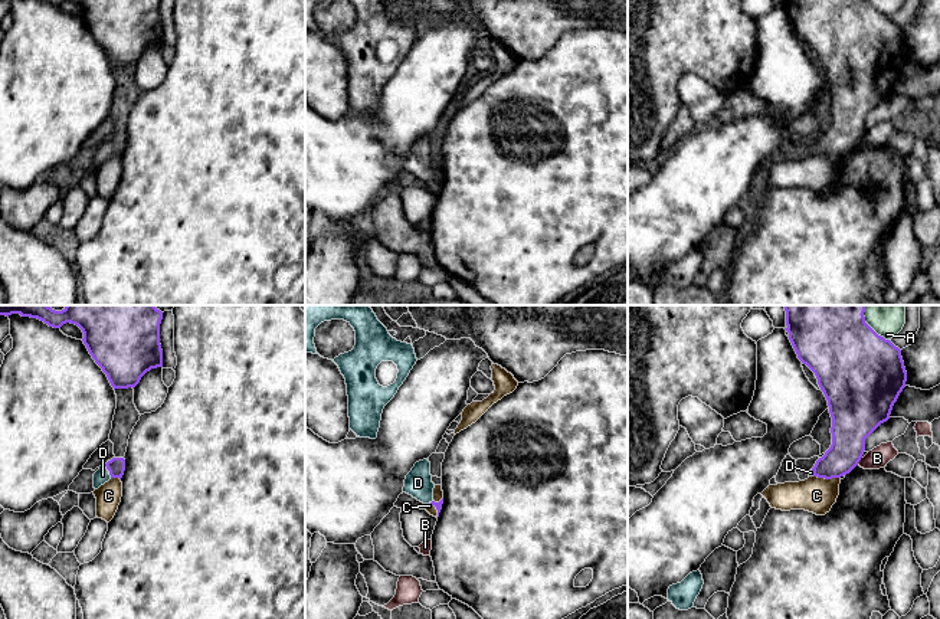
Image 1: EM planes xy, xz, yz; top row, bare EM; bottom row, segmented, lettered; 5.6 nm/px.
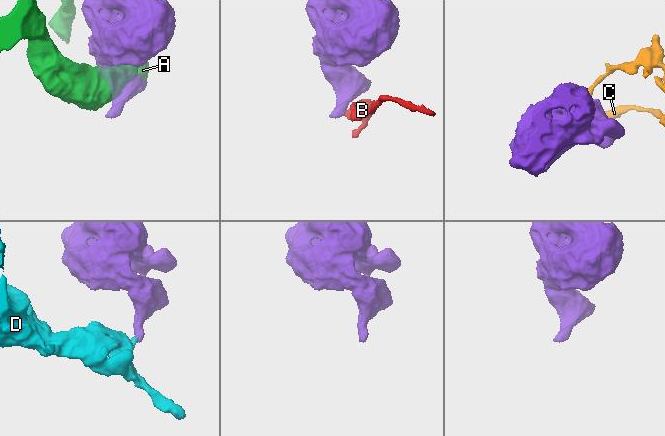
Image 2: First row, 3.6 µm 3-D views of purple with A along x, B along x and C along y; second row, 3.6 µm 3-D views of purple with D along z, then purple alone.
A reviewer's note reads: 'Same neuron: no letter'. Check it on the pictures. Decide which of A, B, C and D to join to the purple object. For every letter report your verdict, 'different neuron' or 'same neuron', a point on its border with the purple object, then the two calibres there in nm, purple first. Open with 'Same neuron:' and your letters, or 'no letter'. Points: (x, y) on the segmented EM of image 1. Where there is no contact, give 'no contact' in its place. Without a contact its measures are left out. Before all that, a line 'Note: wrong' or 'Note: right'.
Note: wrong
Same neuron: D
A: different neuron | yz (868, 326) | 460/220 nm
B: different neuron | yz (860, 459) | 280/120 nm
C: different neuron | yz (826, 478) | 190/200 nm
D: same neuron | xy (108, 470) | 100/80 nm

